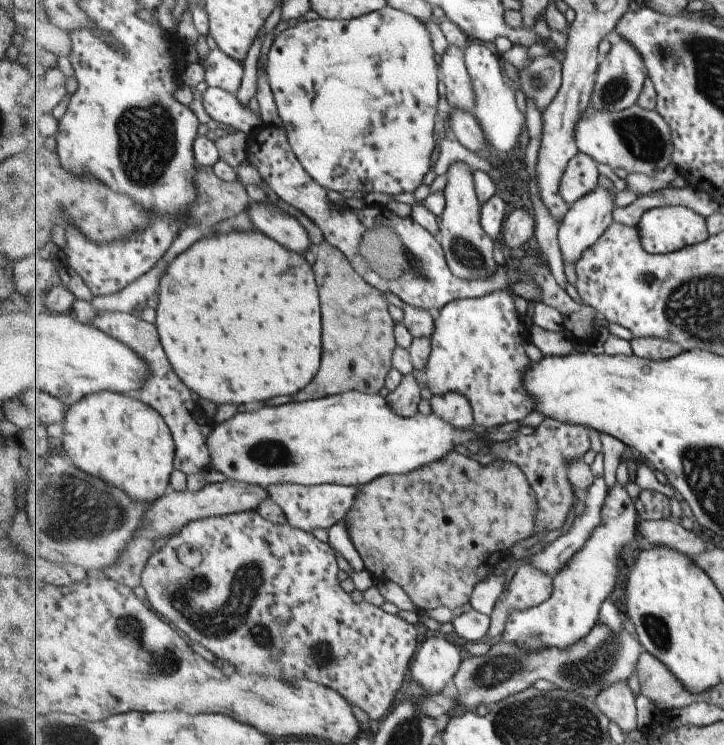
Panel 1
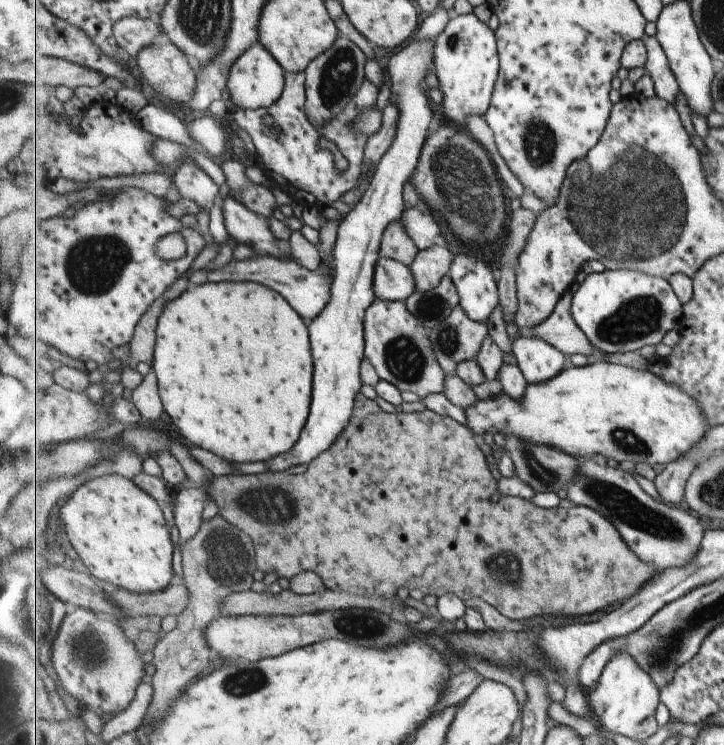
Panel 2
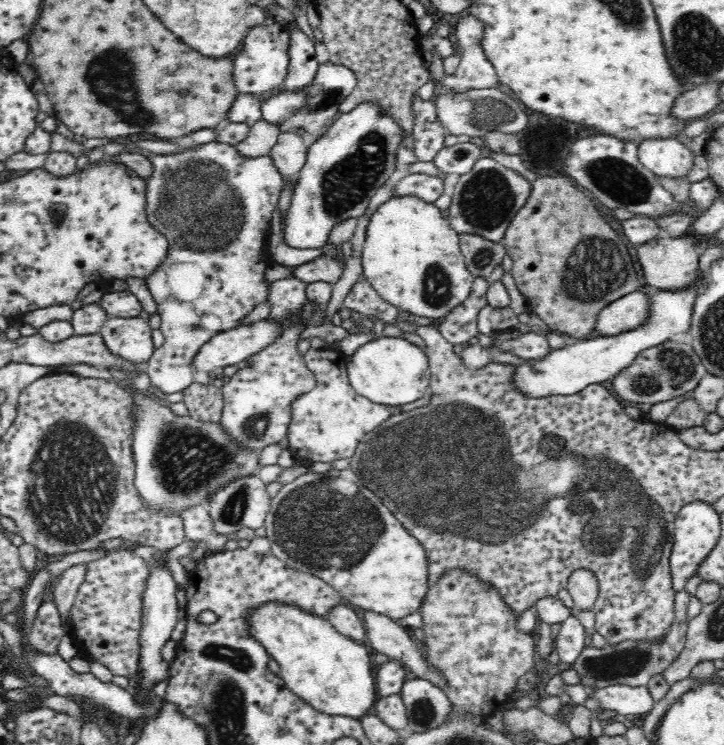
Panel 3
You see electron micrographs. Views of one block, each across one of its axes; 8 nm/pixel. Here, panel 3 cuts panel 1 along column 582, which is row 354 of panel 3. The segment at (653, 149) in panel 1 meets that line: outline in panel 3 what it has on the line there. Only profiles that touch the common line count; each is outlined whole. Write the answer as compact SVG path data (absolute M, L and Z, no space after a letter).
M109 317L99 334L113 354L137 364L148 362L155 350L149 322L139 317Z

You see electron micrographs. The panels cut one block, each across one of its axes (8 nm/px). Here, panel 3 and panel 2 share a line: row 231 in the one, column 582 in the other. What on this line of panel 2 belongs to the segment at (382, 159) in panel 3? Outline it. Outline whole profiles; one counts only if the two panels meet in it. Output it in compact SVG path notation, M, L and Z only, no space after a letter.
M606 268L602 273L591 273L581 284L576 285L571 314L595 348L605 353L619 354L661 344L664 334L679 329L684 308L672 284L665 278L651 276L641 270Z

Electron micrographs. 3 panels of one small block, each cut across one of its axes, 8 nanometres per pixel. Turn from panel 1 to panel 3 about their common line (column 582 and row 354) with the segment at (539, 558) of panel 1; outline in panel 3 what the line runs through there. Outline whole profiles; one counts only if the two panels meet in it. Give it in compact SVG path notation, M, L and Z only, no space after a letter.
M531 332L515 338L515 340L494 342L496 353L506 352L526 360L526 361L540 361L551 354L552 346L548 344L545 336L540 333Z

